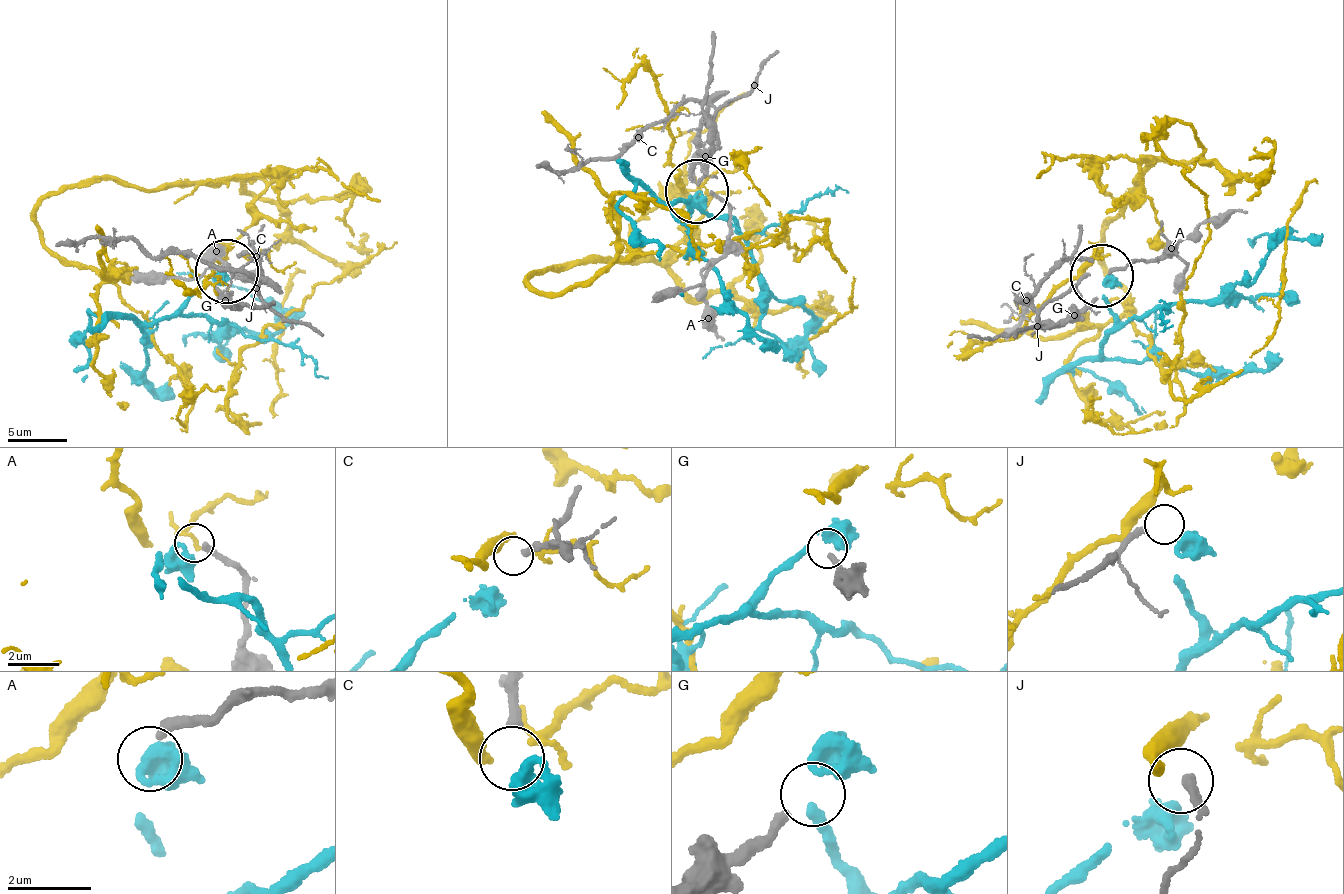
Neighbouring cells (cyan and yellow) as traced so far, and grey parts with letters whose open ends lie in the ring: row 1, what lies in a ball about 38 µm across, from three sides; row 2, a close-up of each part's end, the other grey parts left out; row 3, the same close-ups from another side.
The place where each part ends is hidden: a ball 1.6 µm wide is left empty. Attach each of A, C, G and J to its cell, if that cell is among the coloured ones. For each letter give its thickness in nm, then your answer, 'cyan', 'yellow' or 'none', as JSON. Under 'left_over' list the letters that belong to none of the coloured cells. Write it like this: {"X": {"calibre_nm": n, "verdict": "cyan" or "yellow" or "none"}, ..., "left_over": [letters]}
{"A": {"calibre_nm": 240, "verdict": "cyan"}, "C": {"calibre_nm": 240, "verdict": "none"}, "G": {"calibre_nm": 220, "verdict": "none"}, "J": {"calibre_nm": 240, "verdict": "none"}, "left_over": ["C", "G", "J"]}

